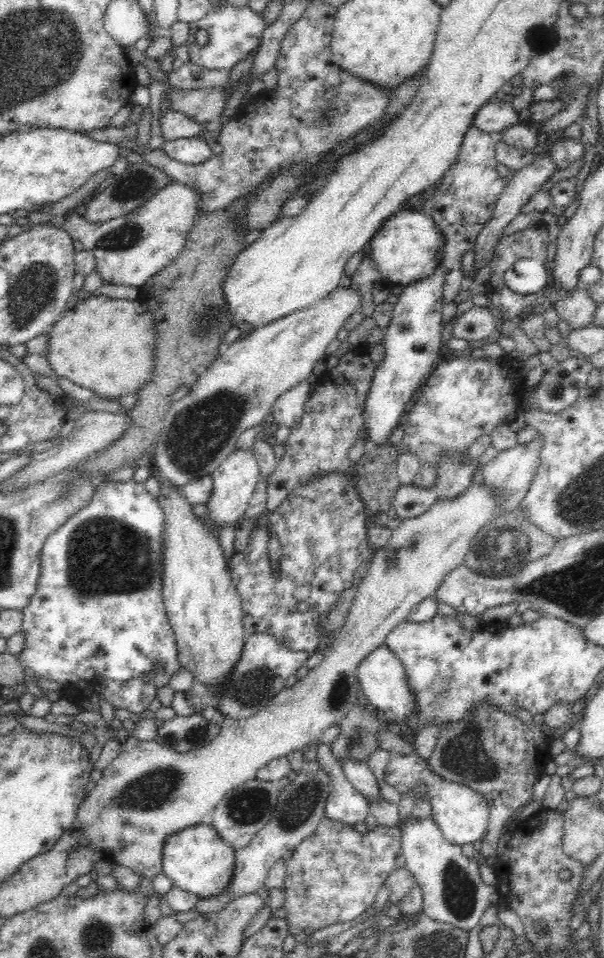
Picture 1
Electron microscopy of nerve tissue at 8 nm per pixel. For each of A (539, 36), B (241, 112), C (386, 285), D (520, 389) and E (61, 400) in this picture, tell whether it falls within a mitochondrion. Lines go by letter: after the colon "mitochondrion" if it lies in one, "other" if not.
A: mitochondrion
B: other
C: other
D: other
E: other

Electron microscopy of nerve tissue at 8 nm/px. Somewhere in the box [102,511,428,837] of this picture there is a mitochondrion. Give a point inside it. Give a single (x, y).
(155, 788)

